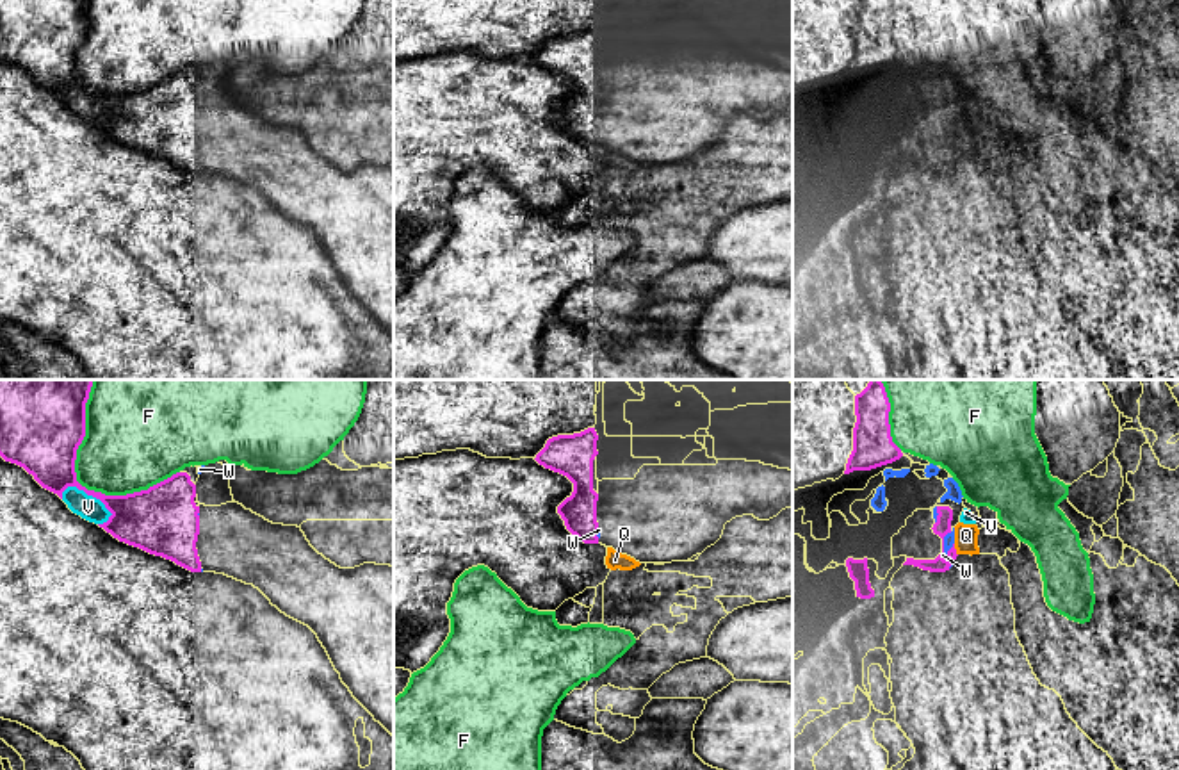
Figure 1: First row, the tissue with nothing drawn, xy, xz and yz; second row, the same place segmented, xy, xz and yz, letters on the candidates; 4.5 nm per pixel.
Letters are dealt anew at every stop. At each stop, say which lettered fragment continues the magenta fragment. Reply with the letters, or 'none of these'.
W

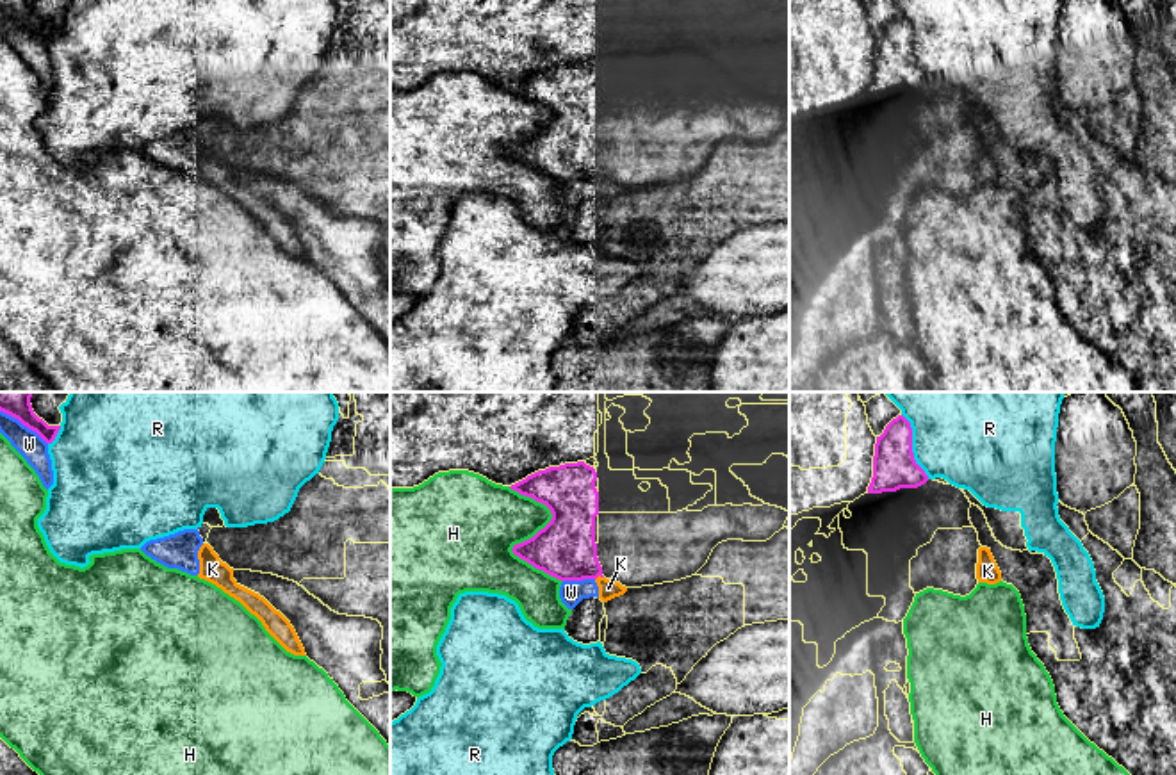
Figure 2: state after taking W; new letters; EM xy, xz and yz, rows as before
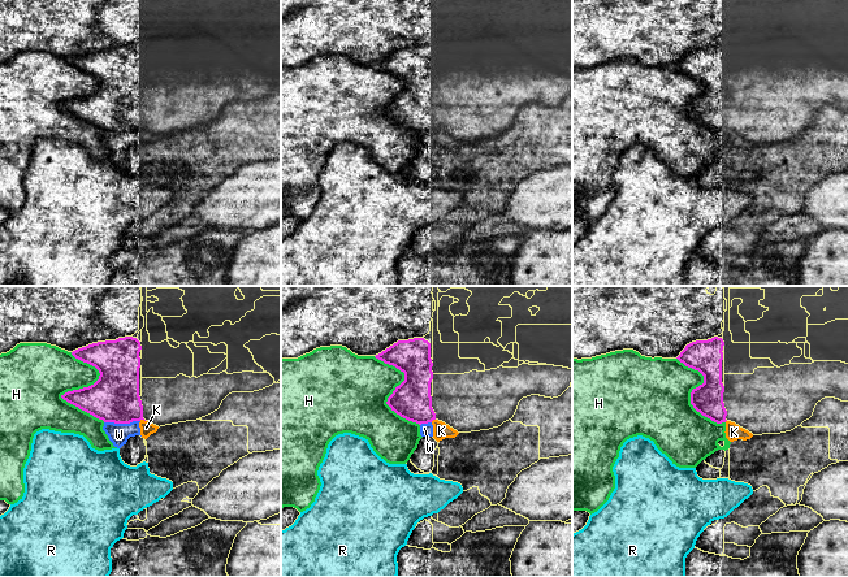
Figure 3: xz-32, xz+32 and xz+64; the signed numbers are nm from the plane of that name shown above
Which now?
none of these

